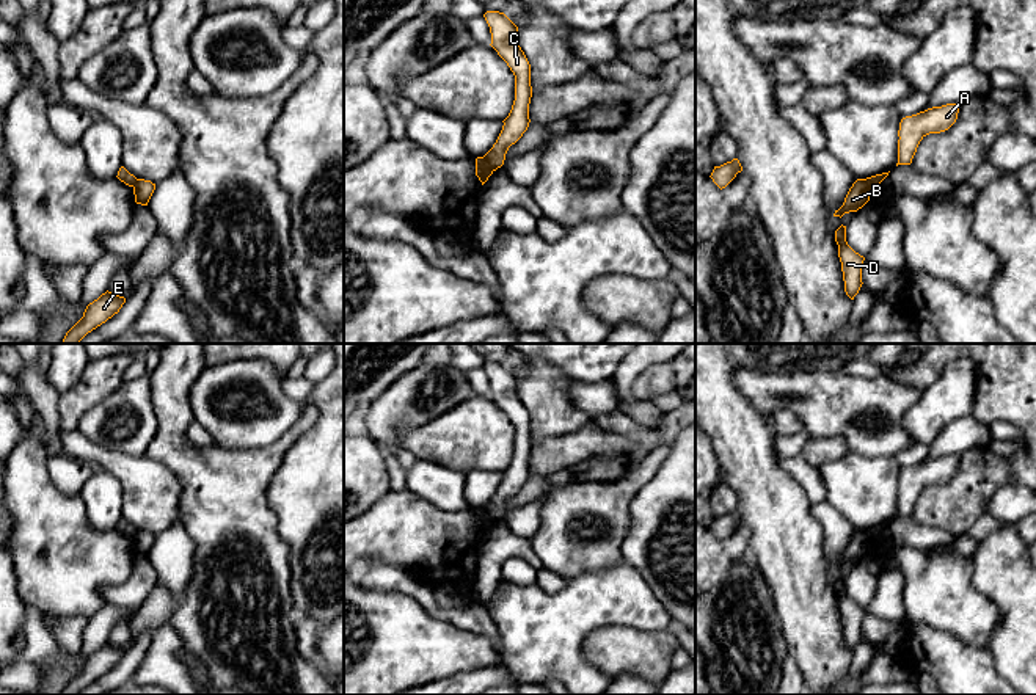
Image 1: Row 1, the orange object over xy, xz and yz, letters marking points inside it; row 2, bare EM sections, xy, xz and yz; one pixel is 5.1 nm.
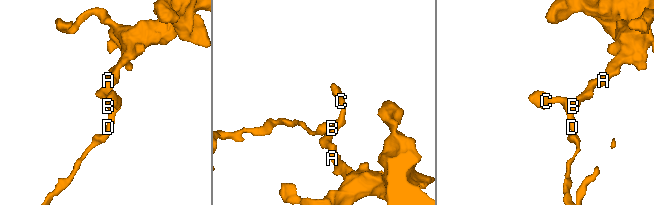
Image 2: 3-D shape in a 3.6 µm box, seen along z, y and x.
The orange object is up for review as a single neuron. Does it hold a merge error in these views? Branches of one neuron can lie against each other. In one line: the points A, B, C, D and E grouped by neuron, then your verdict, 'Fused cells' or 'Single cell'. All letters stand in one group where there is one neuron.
Groups: A / B C D E. Fused cells

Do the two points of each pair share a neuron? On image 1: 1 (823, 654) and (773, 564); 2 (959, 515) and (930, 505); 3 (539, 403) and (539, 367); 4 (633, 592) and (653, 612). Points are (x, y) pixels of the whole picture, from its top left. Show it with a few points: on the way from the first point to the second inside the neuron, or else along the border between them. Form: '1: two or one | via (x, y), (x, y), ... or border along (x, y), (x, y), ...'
1: one | via (813, 633), (802, 595), (795, 585)
2: one | via (952, 507), (937, 505)
3: one | via (539, 394), (539, 377)
4: one | via (638, 596), (649, 607)

